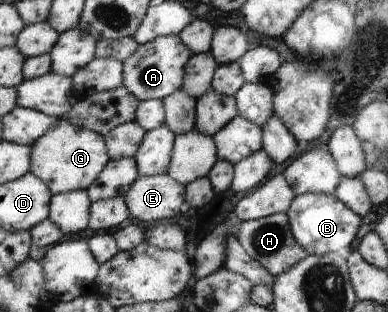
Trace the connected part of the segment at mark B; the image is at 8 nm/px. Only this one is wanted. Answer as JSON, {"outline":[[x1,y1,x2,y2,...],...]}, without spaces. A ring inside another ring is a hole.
{"outline":[[304,193,297,195,288,212,292,235,308,255,325,255,325,252,338,253,347,248,361,226,361,216,351,211,335,194]]}

